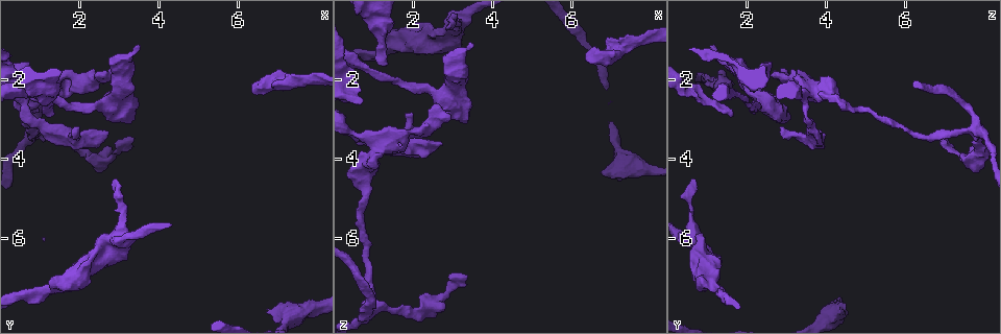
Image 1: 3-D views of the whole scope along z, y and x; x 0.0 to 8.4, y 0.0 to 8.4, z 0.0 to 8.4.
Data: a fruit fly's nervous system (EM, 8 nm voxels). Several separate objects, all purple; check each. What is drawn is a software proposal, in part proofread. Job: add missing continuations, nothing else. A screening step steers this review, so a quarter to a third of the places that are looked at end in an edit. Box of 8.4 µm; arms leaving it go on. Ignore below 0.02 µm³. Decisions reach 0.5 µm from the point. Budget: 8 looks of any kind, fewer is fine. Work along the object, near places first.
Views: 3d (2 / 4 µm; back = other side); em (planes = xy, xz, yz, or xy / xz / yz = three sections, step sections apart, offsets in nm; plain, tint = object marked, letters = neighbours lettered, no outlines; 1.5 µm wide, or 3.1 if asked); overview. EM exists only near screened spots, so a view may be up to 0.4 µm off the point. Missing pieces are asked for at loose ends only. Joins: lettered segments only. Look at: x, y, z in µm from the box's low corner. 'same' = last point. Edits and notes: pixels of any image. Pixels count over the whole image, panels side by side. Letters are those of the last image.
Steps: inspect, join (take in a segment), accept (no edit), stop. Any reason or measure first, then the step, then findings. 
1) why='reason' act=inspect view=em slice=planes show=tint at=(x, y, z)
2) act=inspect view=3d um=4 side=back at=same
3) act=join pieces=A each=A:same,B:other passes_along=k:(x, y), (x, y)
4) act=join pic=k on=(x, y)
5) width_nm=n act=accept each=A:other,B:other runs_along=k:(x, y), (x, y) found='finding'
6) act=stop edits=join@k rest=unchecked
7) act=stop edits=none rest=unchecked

why='an open end' act=inspect view=em slice=planes show=letters at=(2.85, 4.45, 0.60)

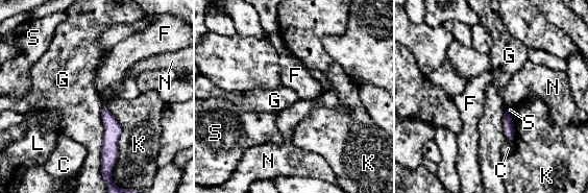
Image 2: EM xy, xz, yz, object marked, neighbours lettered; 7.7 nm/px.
act=accept each=C:other,F:other,G:other,K:other,L:other,N:other,S:other border=2:(102, 105), (103, 143), (100, 170) found='none of them fits'

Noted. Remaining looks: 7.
why='an open end' act=inspect view=em slice=planes show=letters at=(3.40, 1.20, 1.10)

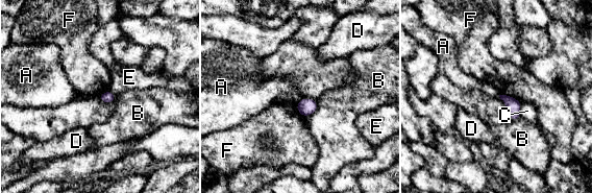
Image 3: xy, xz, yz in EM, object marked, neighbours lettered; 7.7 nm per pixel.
act=accept each=A:other,B:other,C:other,D:other,E:other,F:other border=3:(500, 94), (513, 96), (522, 102) found='none of them fits'

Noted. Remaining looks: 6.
why='free end' act=inspect view=3d um=2 at=(0.70, 1.55, 2.55)

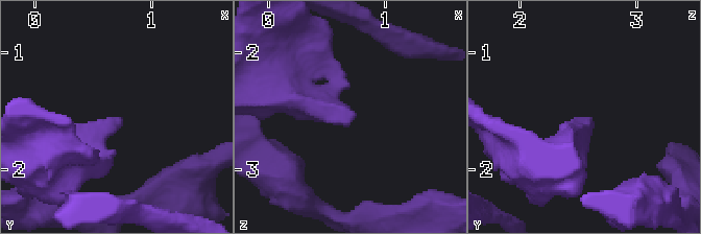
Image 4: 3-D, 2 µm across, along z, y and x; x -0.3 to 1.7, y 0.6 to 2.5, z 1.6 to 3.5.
act=inspect view=em slice=yz step=4 show=tint at=(0.74, 1.56, 2.52)

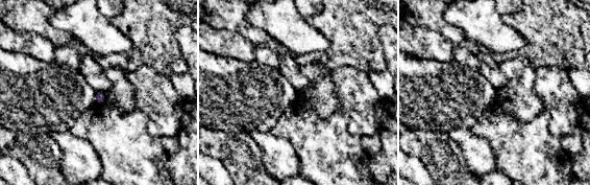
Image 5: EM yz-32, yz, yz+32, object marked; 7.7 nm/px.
act=inspect view=em slice=planes show=letters at=same

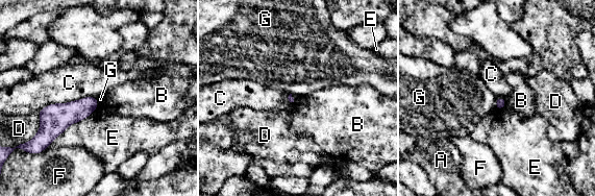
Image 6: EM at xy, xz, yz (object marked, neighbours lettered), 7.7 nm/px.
longest_contact=E:500nm act=accept each=A:other,B:other,C:other,D:other,E:other,F:other,G:other border=6:(96, 97), (53, 102), (36, 111) found='no lettered segment goes on from it'

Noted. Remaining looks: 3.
act=stop edits=none rest=unchecked

